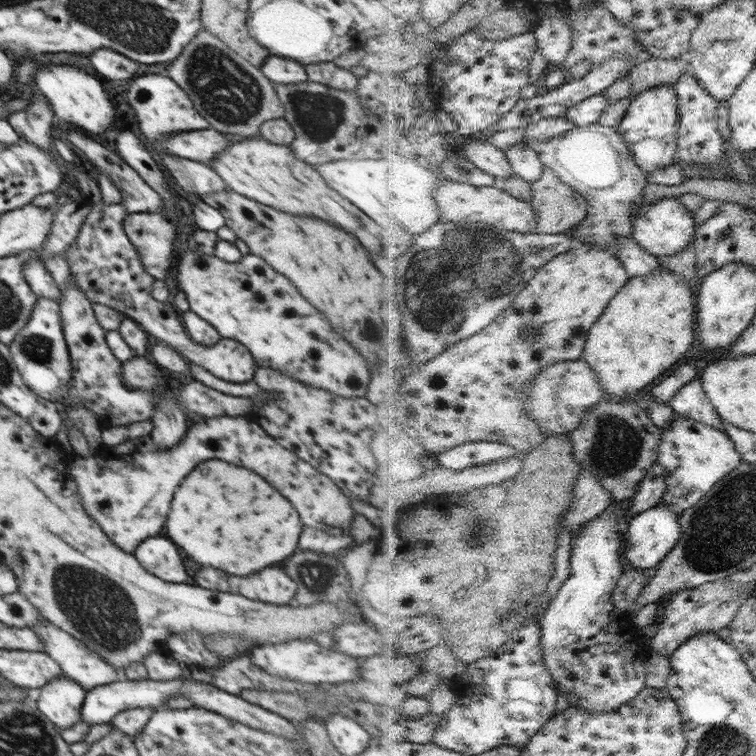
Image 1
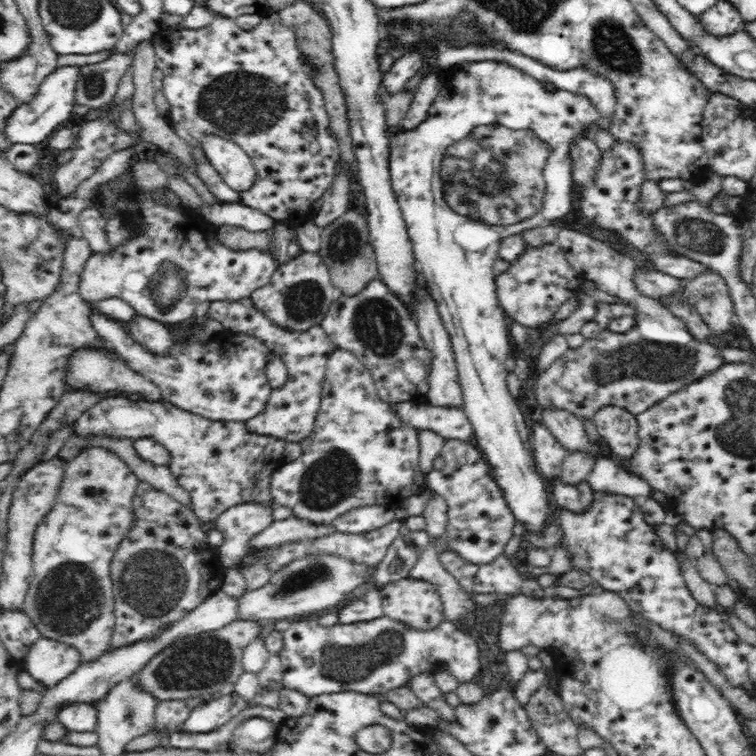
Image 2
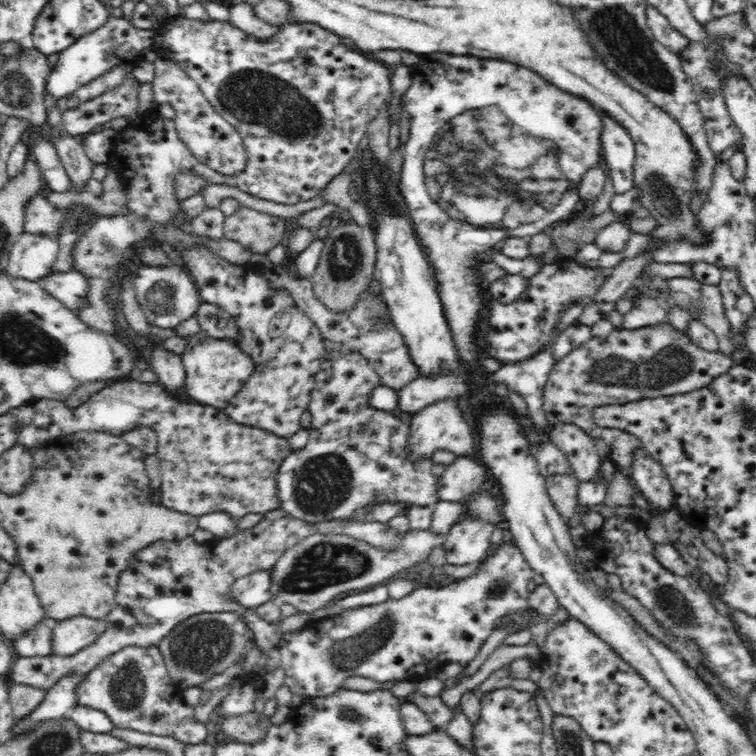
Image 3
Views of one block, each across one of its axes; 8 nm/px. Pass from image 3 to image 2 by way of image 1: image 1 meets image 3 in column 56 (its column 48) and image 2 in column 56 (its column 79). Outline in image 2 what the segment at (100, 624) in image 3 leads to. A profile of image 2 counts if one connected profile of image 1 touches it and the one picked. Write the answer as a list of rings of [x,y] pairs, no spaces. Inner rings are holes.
[[[40,637],[25,658],[25,670],[46,688],[58,686],[80,666],[80,651],[58,639]]]

